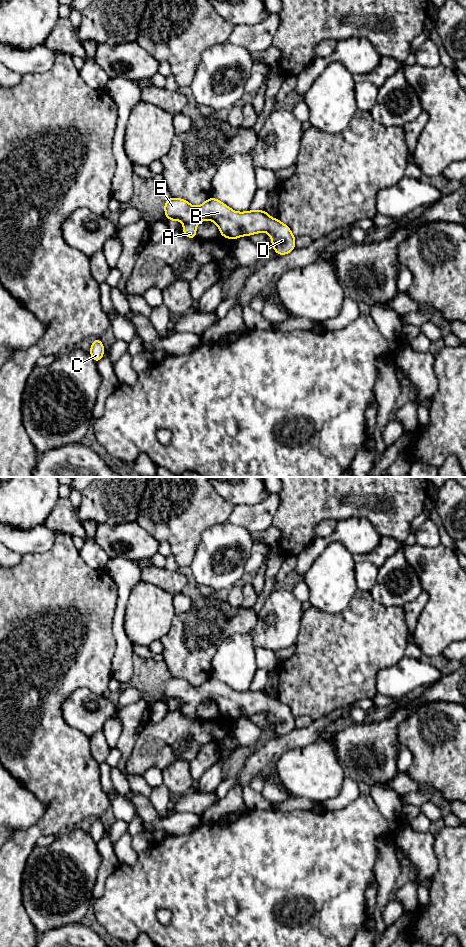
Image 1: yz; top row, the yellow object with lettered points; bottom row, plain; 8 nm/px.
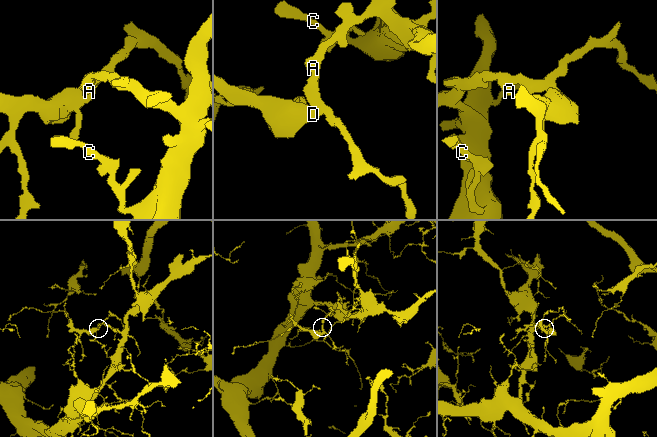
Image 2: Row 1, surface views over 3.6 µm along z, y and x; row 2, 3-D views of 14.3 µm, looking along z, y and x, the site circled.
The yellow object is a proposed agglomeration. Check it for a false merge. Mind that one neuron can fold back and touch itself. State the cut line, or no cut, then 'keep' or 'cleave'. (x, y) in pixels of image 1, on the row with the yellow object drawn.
no cut | keep

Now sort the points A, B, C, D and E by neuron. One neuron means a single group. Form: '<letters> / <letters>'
A B C D E

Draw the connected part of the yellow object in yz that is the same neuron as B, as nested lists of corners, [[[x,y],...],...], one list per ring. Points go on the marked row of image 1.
[[[213,196],[203,202],[199,207],[192,206],[187,200],[171,197],[165,201],[164,213],[168,221],[181,221],[184,227],[181,230],[189,239],[195,239],[197,224],[203,220],[210,220],[219,227],[220,235],[224,238],[236,240],[240,236],[249,236],[261,232],[268,232],[272,241],[273,250],[279,255],[286,255],[295,249],[295,236],[290,228],[278,218],[271,218],[265,210],[235,212],[223,202]]]

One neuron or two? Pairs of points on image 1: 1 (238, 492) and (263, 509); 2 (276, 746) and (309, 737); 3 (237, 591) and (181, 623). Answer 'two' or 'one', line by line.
1: two
2: one
3: two

